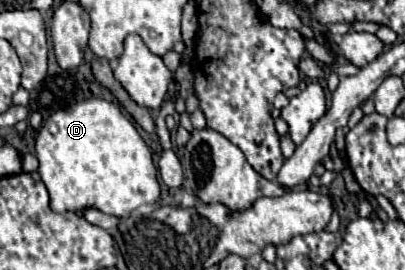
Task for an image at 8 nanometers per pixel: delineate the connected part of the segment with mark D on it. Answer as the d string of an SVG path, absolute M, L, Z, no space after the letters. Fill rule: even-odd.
M89 98L53 112L35 138L39 176L49 190L53 212L77 212L97 208L105 214L125 218L141 204L159 200L157 170L151 150L121 114L103 98Z

